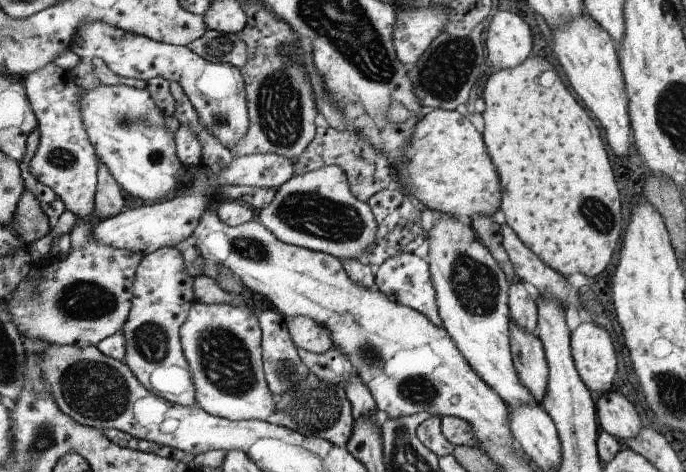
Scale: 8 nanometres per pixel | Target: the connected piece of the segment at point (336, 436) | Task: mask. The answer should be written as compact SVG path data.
M312 372L302 383L278 396L276 402L276 412L268 418L269 423L288 427L310 437L326 439L339 447L346 446L351 438L356 420L352 414L351 401L347 398L346 390L322 382Z

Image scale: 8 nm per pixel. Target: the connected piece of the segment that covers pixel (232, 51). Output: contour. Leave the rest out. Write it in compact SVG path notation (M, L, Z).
M207 29L202 37L187 46L210 62L230 63L237 67L246 62L247 44L237 33L228 34Z

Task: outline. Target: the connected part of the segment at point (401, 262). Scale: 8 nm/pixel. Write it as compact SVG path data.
M399 252L399 255L387 258L378 268L374 286L386 293L387 297L392 297L396 302L403 303L404 306L420 311L427 315L433 323L442 327L436 304L436 293L431 282L426 258L409 252Z

